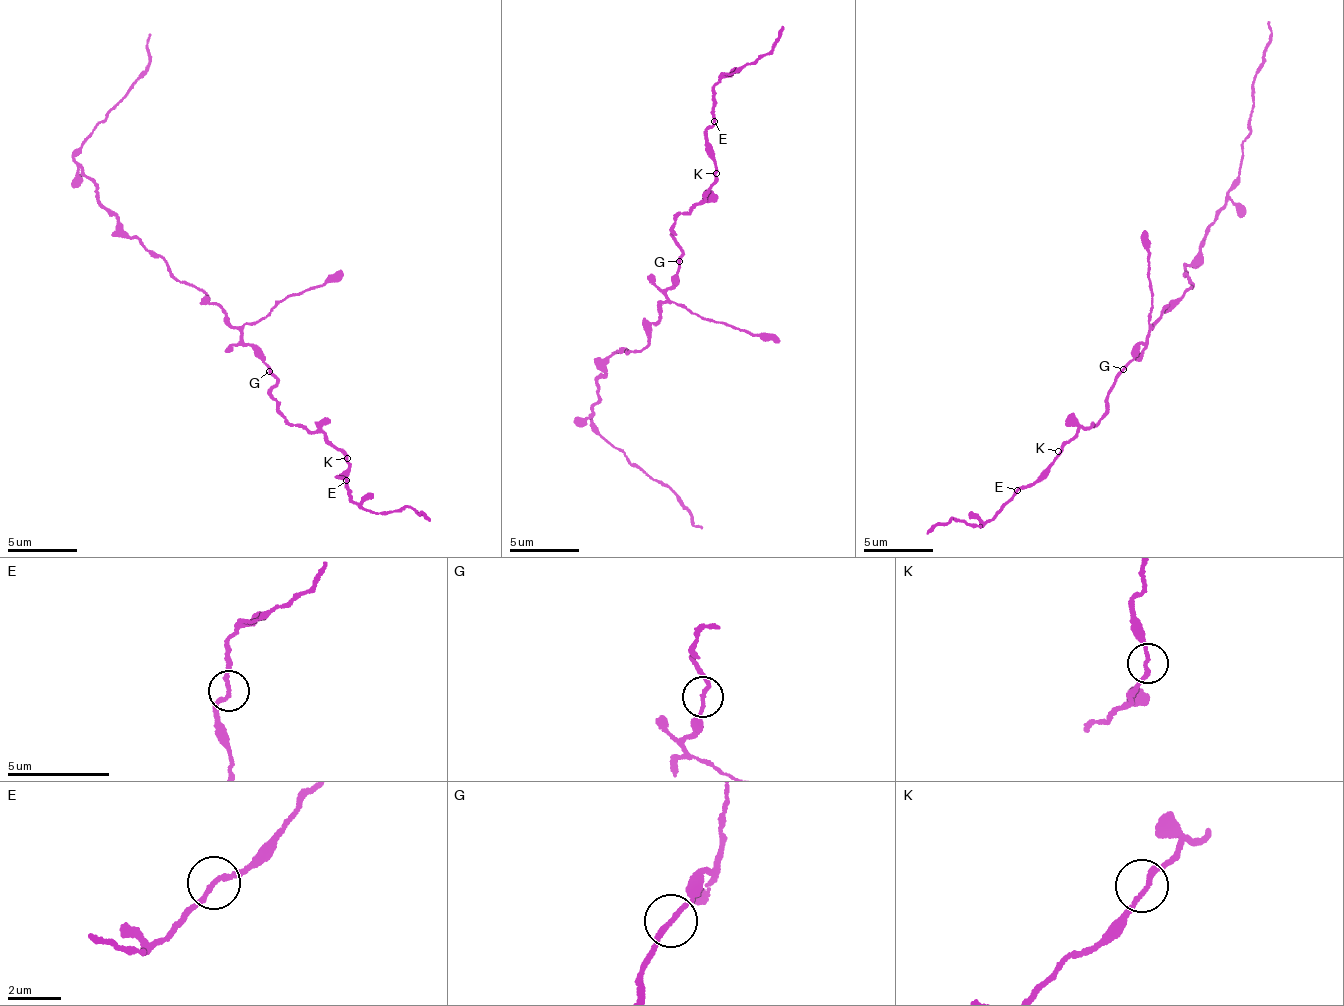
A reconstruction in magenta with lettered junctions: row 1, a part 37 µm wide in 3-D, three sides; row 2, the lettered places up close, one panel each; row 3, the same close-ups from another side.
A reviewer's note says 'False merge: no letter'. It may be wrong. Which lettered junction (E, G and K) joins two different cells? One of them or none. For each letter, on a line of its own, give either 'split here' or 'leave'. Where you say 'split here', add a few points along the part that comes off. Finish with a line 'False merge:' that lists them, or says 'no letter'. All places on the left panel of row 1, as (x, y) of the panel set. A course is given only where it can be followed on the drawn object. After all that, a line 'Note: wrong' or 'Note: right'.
E: leave
G: leave
K: leave
False merge: no letter
Note: right

